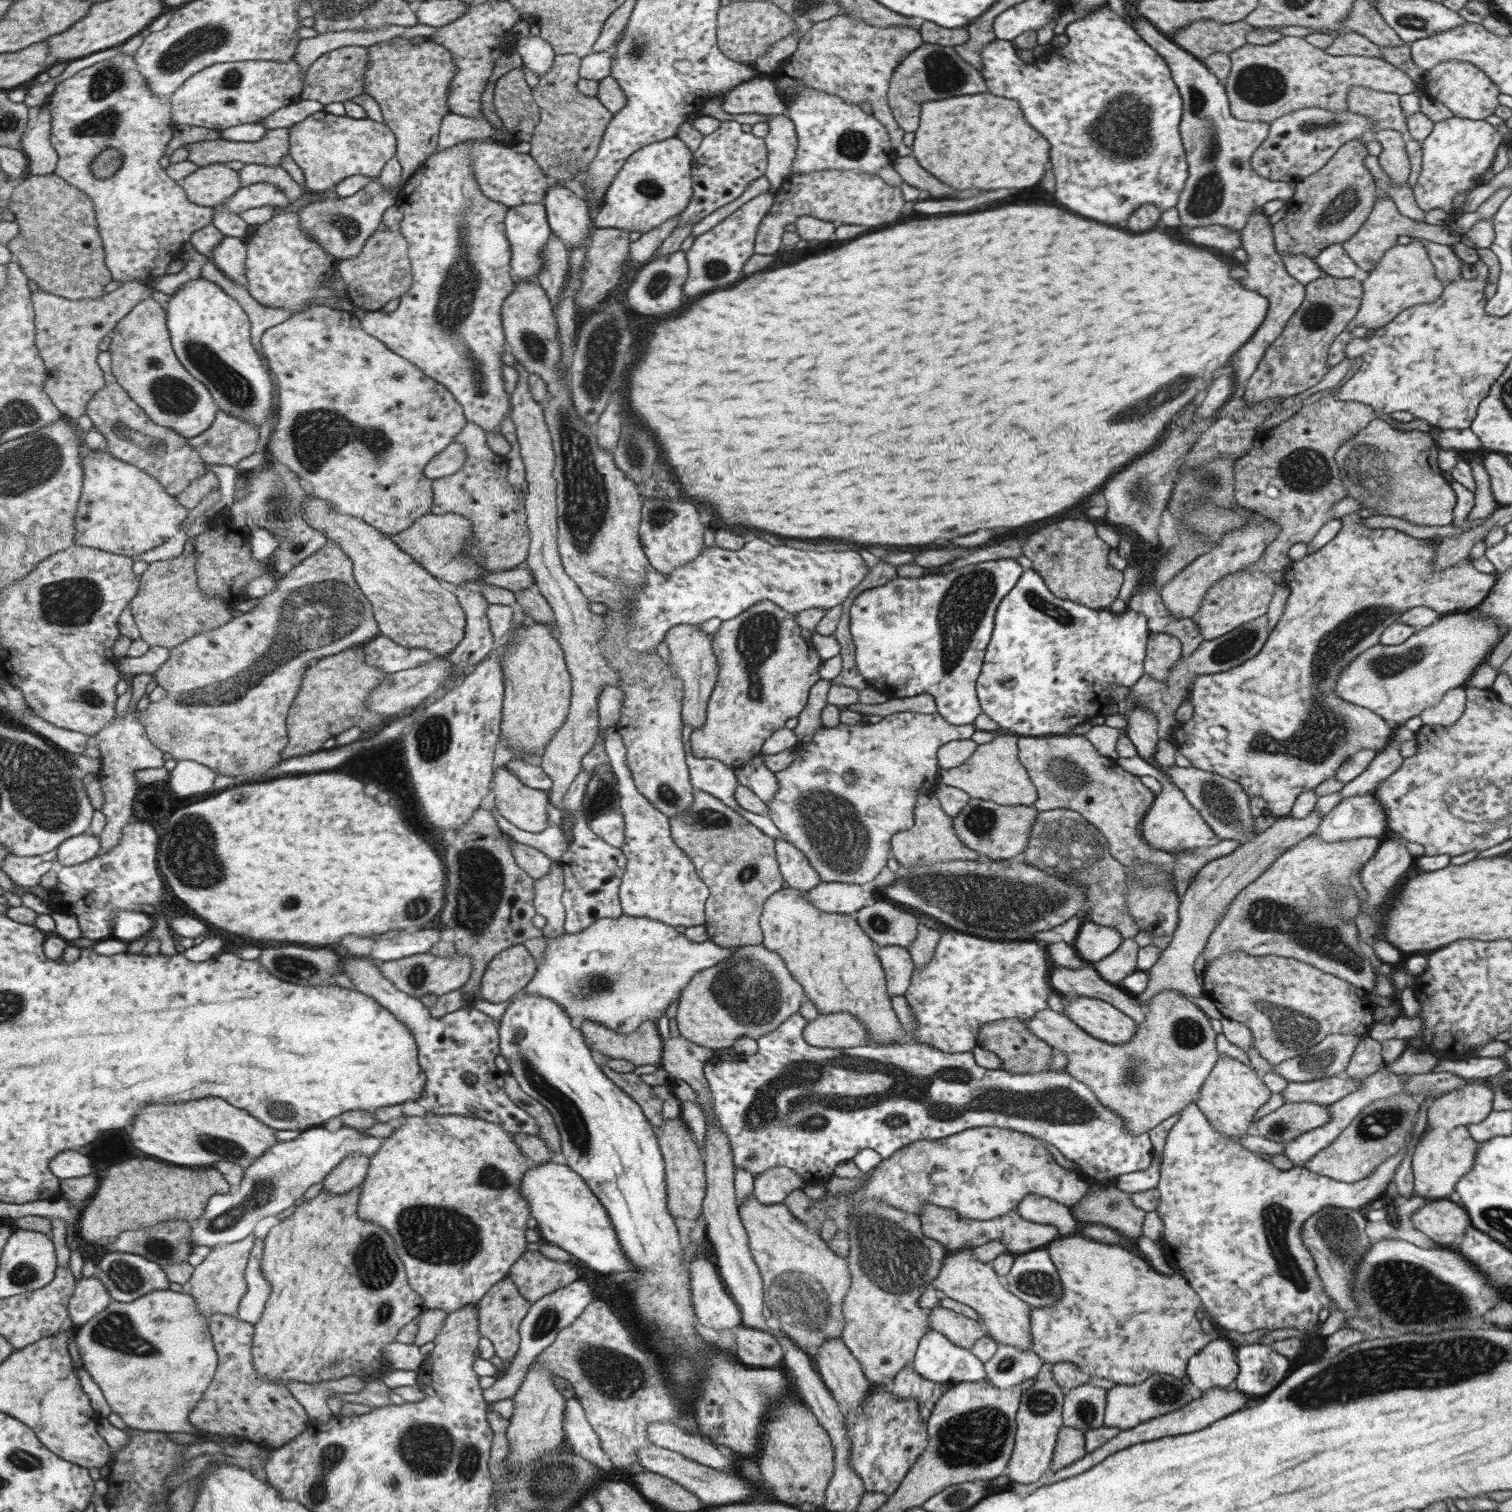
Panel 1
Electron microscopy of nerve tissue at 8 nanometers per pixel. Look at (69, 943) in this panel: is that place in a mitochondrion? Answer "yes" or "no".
no

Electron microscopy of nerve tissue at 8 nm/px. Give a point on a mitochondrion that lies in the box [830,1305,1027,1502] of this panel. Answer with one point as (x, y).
(976, 1437)

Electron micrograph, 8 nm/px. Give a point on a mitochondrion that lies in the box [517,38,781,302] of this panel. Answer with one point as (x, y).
(658, 284)

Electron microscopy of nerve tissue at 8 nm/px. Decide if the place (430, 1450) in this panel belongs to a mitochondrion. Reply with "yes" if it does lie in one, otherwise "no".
yes

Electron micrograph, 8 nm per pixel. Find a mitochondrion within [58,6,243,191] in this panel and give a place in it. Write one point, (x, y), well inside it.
(111, 79)

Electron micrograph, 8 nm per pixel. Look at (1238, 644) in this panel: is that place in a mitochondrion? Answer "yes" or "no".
yes

